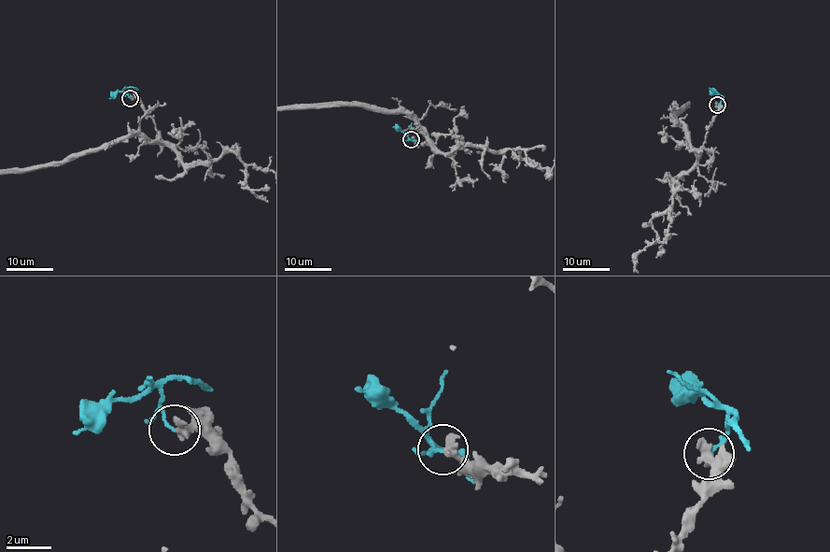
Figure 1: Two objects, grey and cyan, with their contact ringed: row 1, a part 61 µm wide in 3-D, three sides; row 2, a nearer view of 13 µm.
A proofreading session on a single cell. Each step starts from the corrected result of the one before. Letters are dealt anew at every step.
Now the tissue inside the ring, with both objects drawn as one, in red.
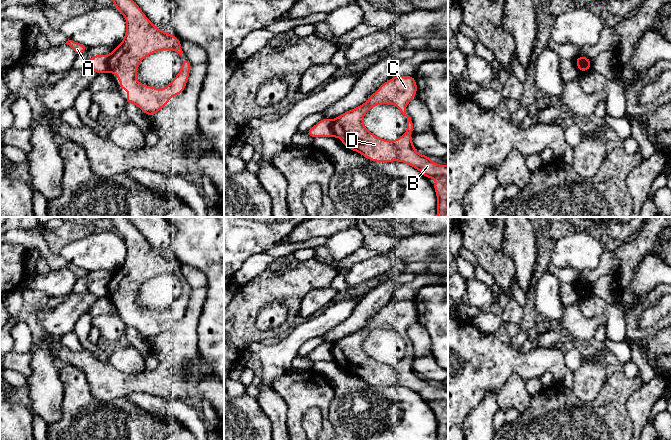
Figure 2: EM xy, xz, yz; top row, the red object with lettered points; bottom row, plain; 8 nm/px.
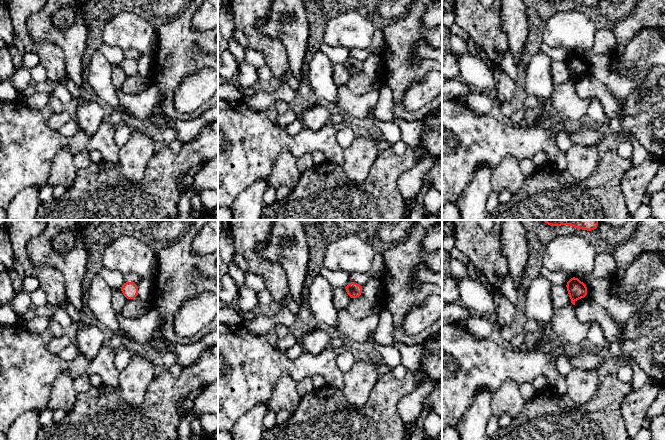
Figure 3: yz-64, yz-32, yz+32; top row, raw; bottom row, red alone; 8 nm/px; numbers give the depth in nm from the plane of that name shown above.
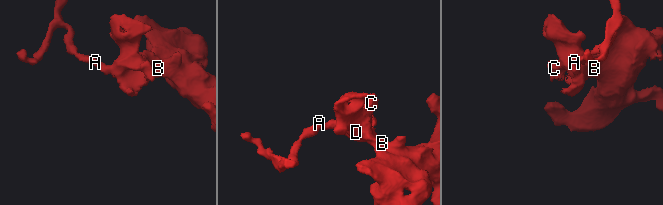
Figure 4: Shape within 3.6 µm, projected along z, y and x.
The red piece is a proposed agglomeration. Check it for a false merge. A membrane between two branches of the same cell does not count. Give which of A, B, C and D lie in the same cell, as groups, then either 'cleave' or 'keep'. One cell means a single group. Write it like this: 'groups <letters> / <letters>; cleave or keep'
groups A / B C D; cleave

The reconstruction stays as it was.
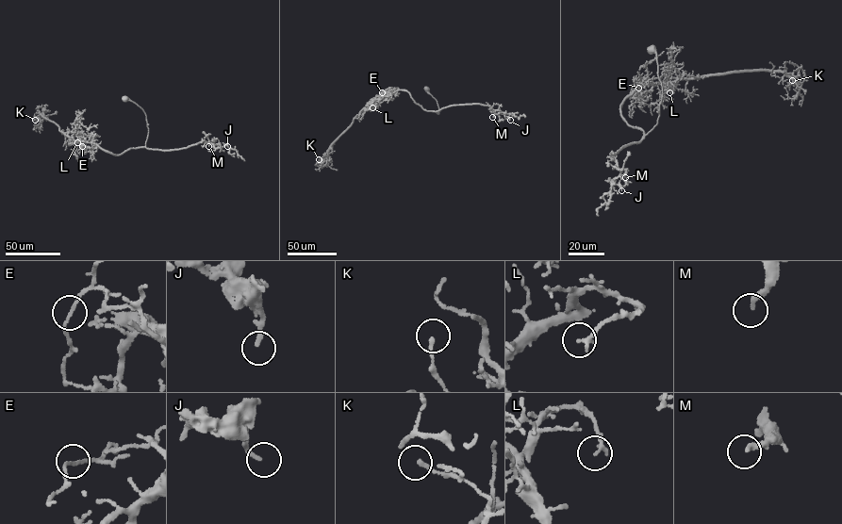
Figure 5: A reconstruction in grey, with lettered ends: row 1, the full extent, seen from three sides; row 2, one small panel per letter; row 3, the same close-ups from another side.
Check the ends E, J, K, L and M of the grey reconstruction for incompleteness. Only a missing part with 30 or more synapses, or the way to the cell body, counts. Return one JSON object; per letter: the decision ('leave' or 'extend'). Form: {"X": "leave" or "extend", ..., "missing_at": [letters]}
{"E": "leave", "J": "leave", "K": "leave", "L": "leave", "M": "extend", "missing_at": ["M"]}

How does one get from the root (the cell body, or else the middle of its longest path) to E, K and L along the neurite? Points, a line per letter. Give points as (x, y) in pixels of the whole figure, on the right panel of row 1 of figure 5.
E: (652, 50), (662, 99), (657, 124), (643, 139), (620, 110), (636, 88), (652, 85), (642, 92), (638, 88)
K: (652, 50), (662, 99), (643, 139), (620, 110), (647, 81), (763, 70), (784, 73), (798, 89), (792, 80)
L: (652, 50), (662, 90), (657, 124), (643, 139), (626, 122), (620, 108), (640, 86), (671, 83), (669, 92)

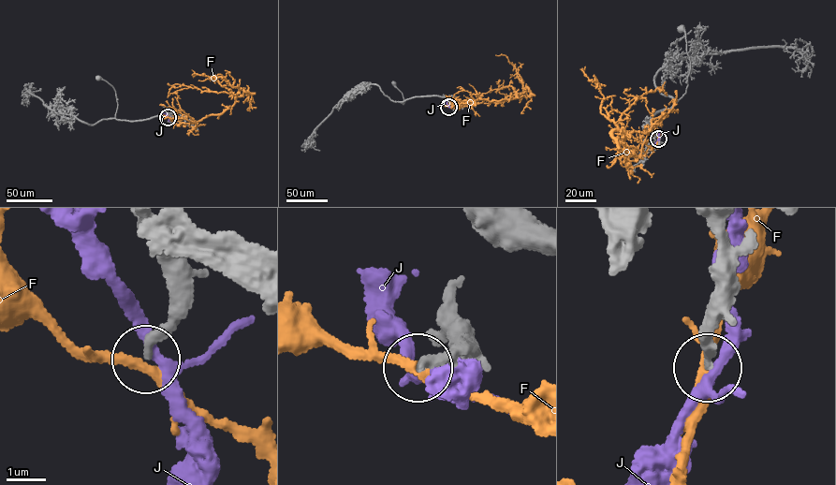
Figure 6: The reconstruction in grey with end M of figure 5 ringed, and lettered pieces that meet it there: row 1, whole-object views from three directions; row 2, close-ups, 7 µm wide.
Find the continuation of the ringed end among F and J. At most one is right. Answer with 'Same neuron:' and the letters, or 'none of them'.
Same neuron: none of them

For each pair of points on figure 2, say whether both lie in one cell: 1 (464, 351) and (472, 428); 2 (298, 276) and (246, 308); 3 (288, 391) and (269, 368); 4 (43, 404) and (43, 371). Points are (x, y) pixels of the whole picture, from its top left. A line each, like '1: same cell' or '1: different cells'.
1: different cells
2: same cell
3: different cells
4: same cell

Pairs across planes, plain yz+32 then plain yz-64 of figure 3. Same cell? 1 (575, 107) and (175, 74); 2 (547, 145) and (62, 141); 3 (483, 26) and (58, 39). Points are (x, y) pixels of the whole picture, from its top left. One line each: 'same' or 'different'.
1: same
2: same
3: different

